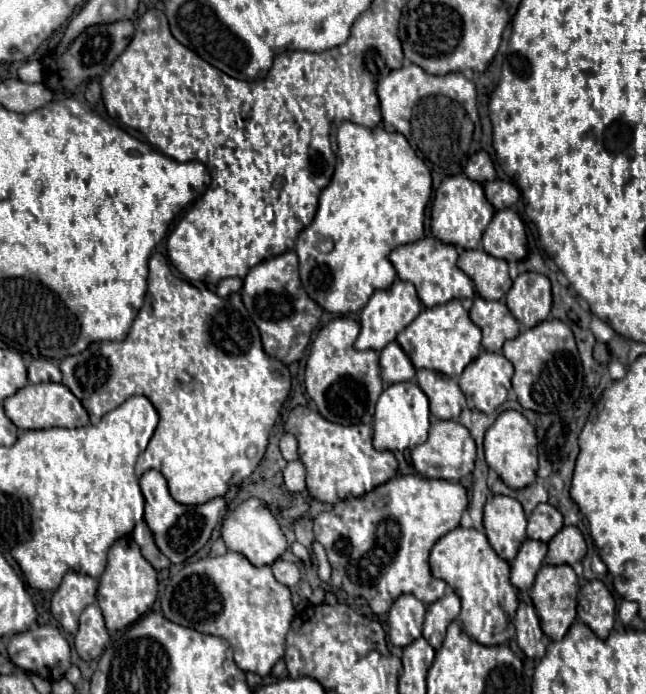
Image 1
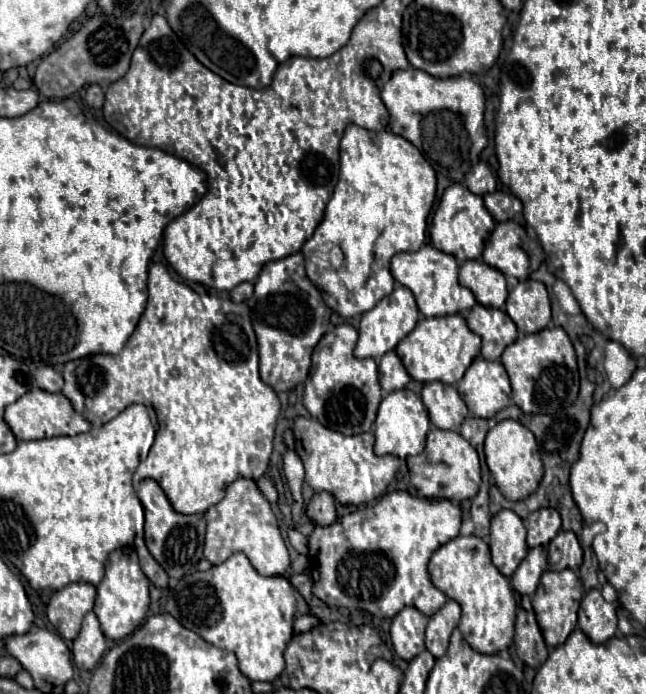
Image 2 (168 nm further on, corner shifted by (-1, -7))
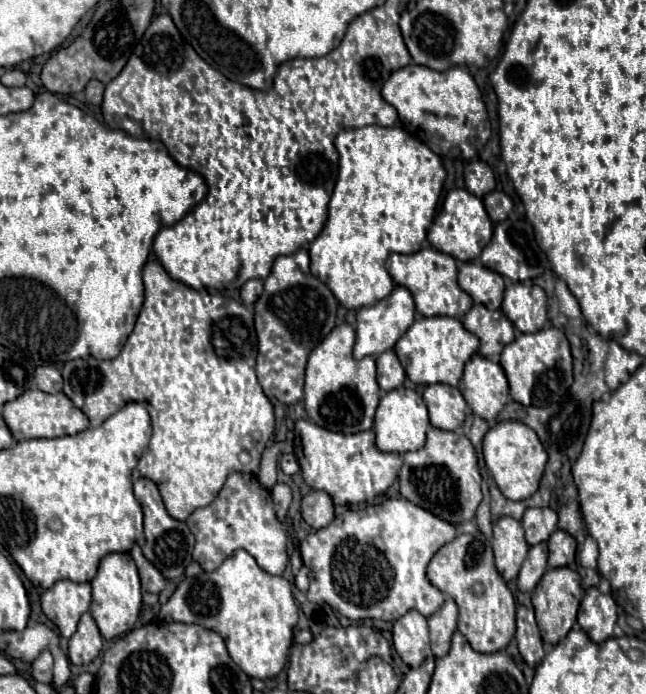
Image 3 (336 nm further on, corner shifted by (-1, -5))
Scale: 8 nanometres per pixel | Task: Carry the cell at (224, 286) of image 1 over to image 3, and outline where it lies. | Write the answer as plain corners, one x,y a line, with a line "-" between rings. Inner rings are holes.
252,279
252,281
244,283
244,287
240,291
244,305
254,305
258,301
258,295
262,295
262,291
264,291
264,283
260,279

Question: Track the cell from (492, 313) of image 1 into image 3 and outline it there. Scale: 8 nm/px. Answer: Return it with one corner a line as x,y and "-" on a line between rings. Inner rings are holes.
472,305
472,309
464,317
464,327
478,335
480,353
488,359
498,361
502,349
514,341
514,325
500,309
490,311
484,305

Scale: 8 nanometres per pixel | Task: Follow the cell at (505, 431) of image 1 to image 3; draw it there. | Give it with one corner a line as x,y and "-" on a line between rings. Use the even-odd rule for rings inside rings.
500,421
496,423
486,435
484,435
484,445
482,445
482,453
484,453
484,461
486,467
490,471
490,475
494,477
498,489
502,491
502,495
506,499
512,501
524,501
528,499
532,493
536,493
548,455
546,449
542,447
538,435
524,423
520,421

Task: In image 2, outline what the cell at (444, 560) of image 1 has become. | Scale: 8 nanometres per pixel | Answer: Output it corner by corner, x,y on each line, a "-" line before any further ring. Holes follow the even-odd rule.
458,535
456,539
442,545
428,563
428,573
432,583
444,591
450,599
458,601
462,607
462,619
458,629
478,653
500,653
508,649
514,639
514,621
516,621
516,599
506,575
502,575
492,559
488,545
476,537

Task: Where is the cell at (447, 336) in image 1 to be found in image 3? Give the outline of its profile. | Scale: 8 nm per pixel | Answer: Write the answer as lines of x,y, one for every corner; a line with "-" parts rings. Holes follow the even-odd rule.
418,317
410,329
398,339
394,351
410,377
416,385
430,385
430,383
446,383
456,387
466,361
478,351
478,337
464,329
464,325
454,317

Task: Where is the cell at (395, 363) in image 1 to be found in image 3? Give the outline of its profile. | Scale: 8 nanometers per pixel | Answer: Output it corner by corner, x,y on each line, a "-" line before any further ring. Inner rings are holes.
392,349
376,357
376,369
378,369
378,385
382,391
392,391
400,387
406,379
406,373

